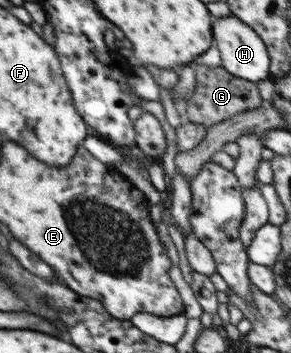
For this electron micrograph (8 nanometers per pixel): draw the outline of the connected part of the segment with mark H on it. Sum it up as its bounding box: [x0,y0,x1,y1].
[213,17,272,84]

